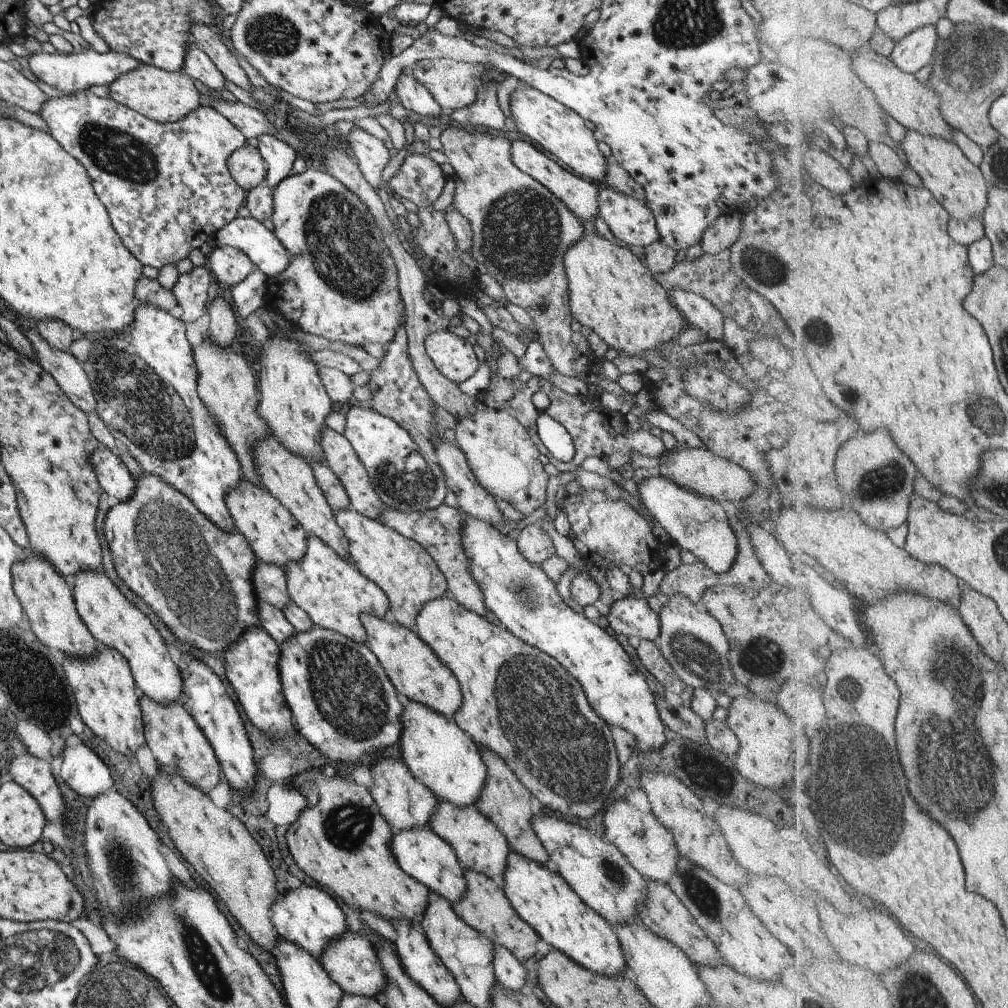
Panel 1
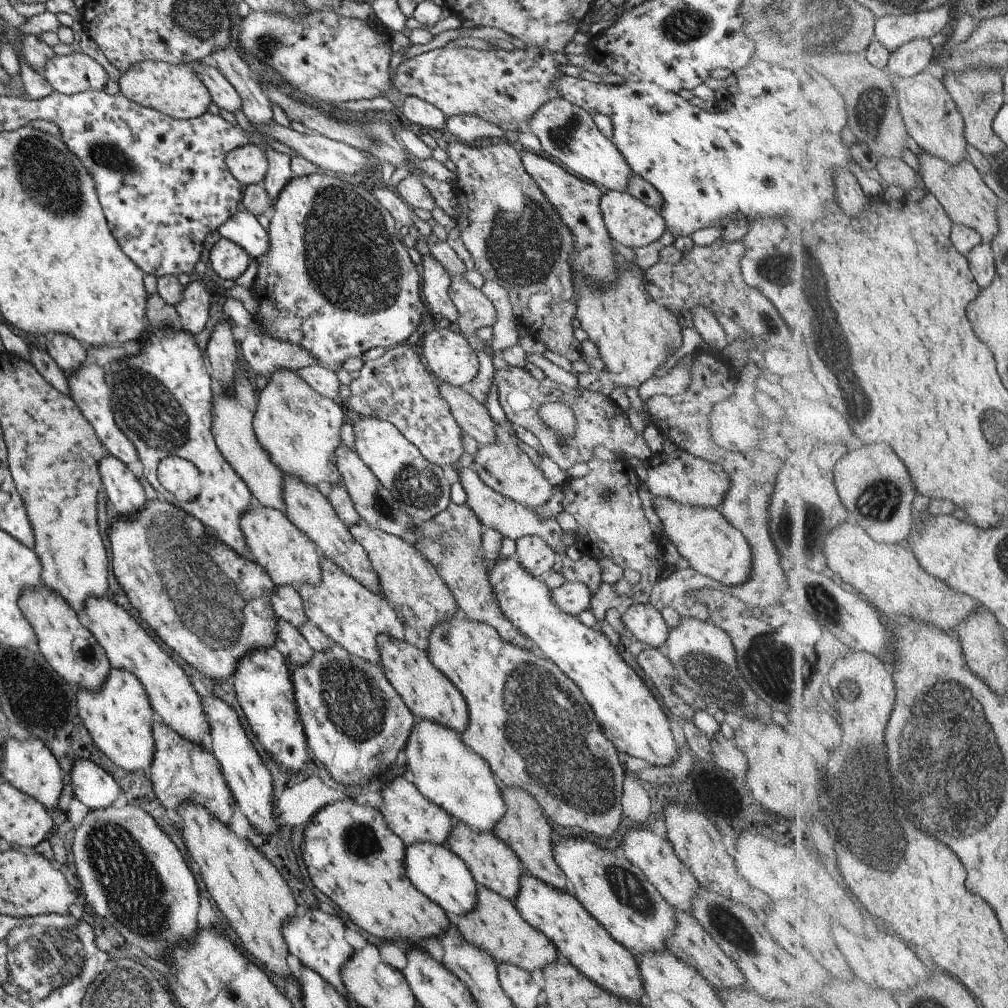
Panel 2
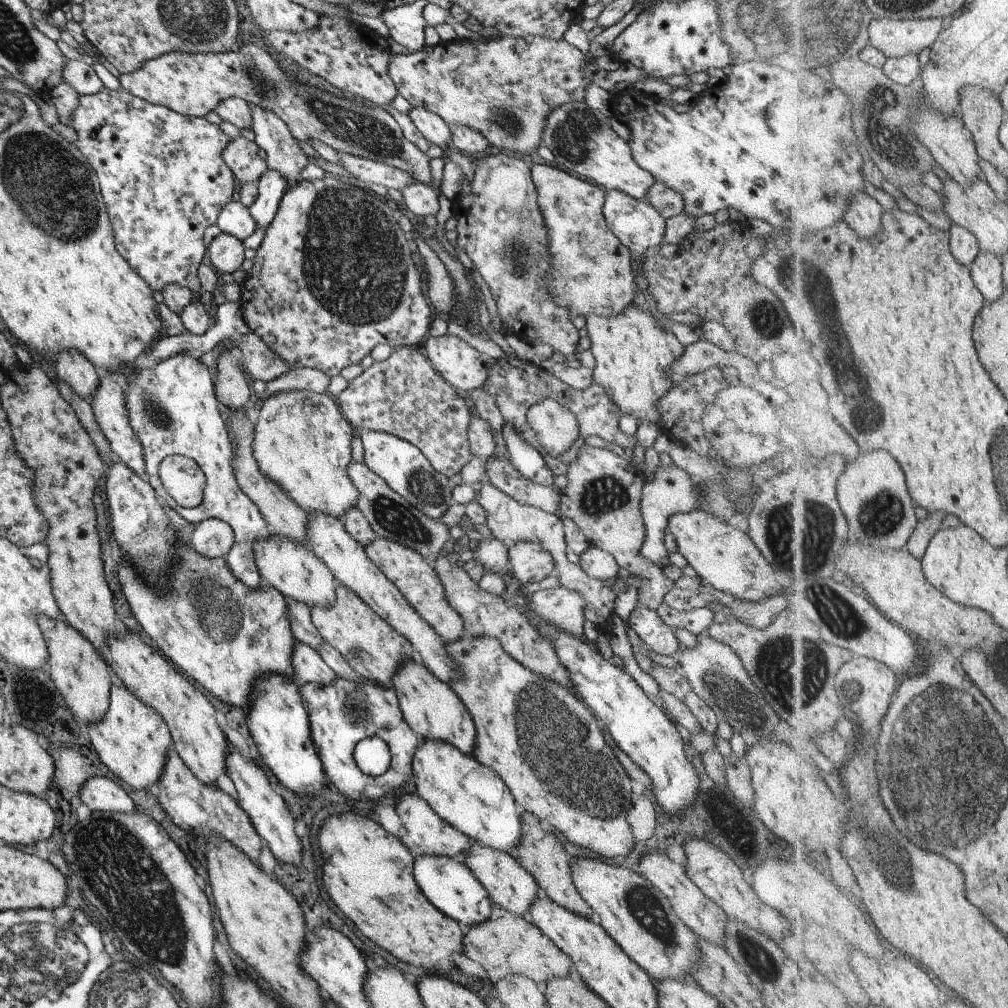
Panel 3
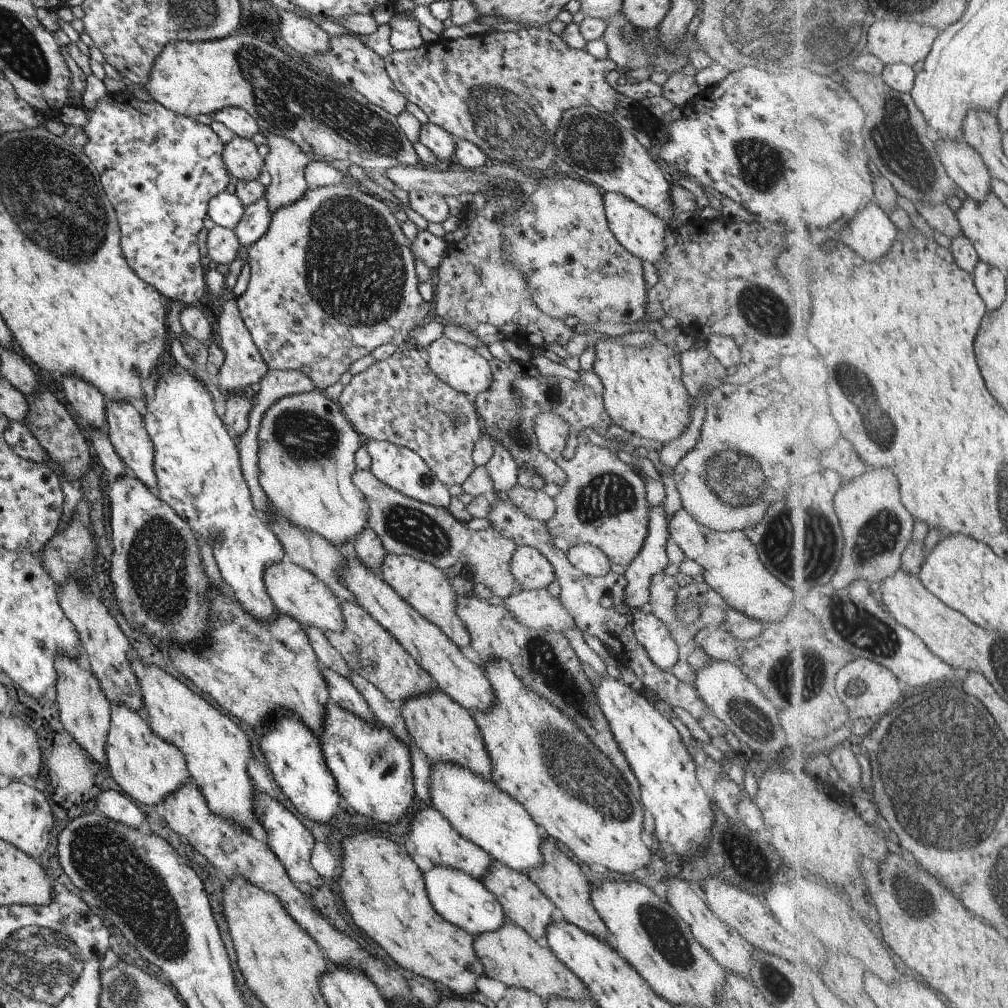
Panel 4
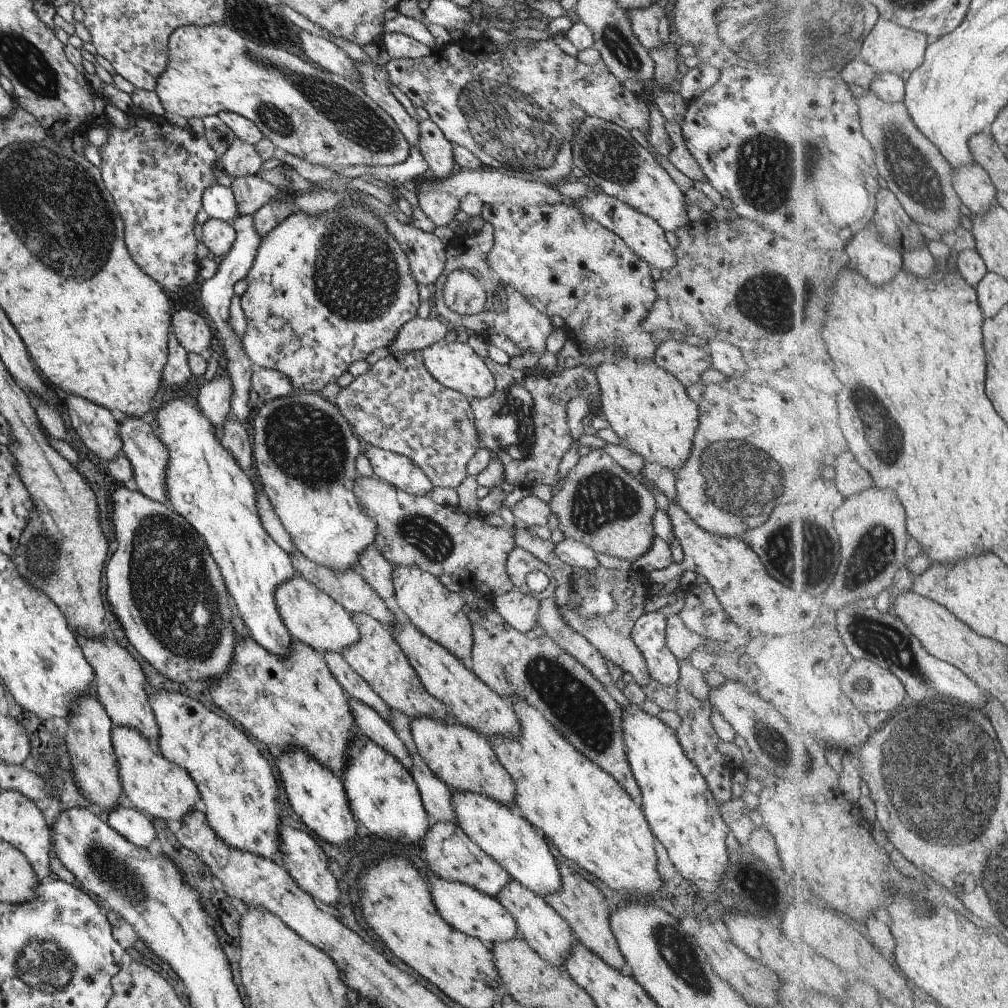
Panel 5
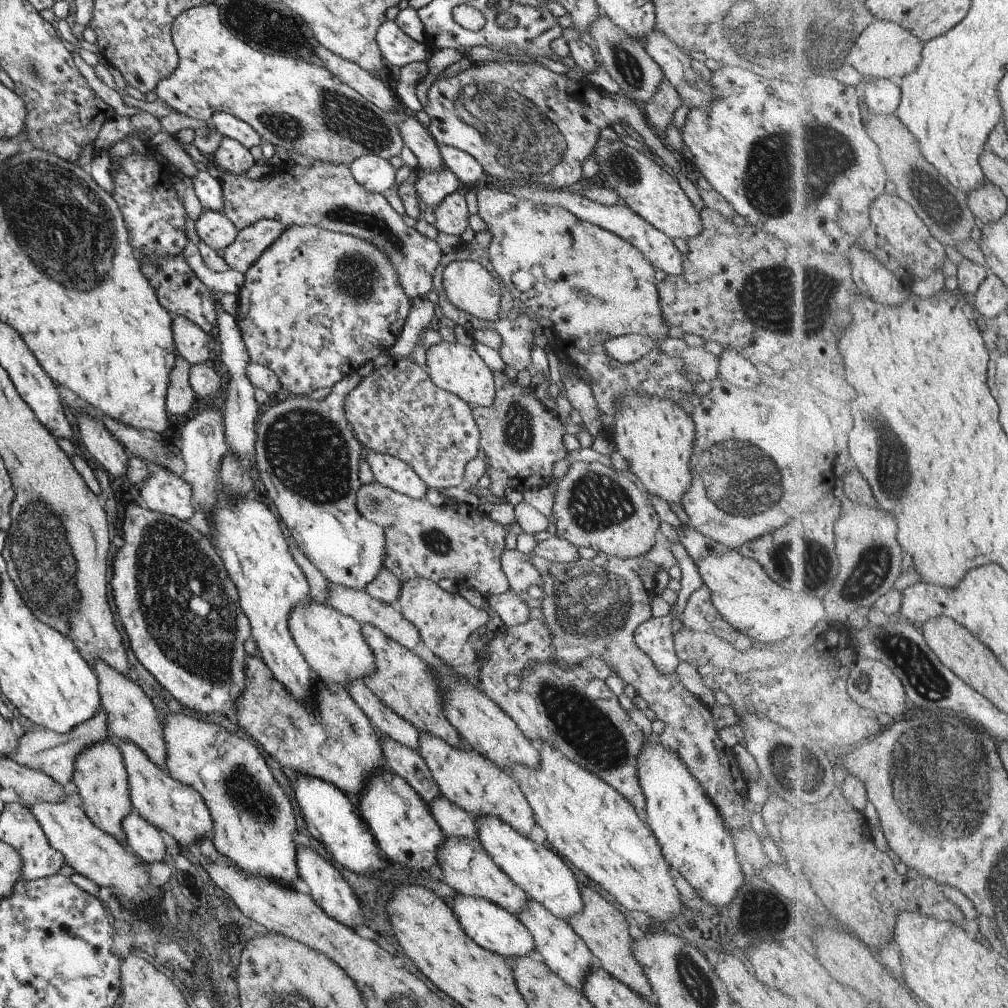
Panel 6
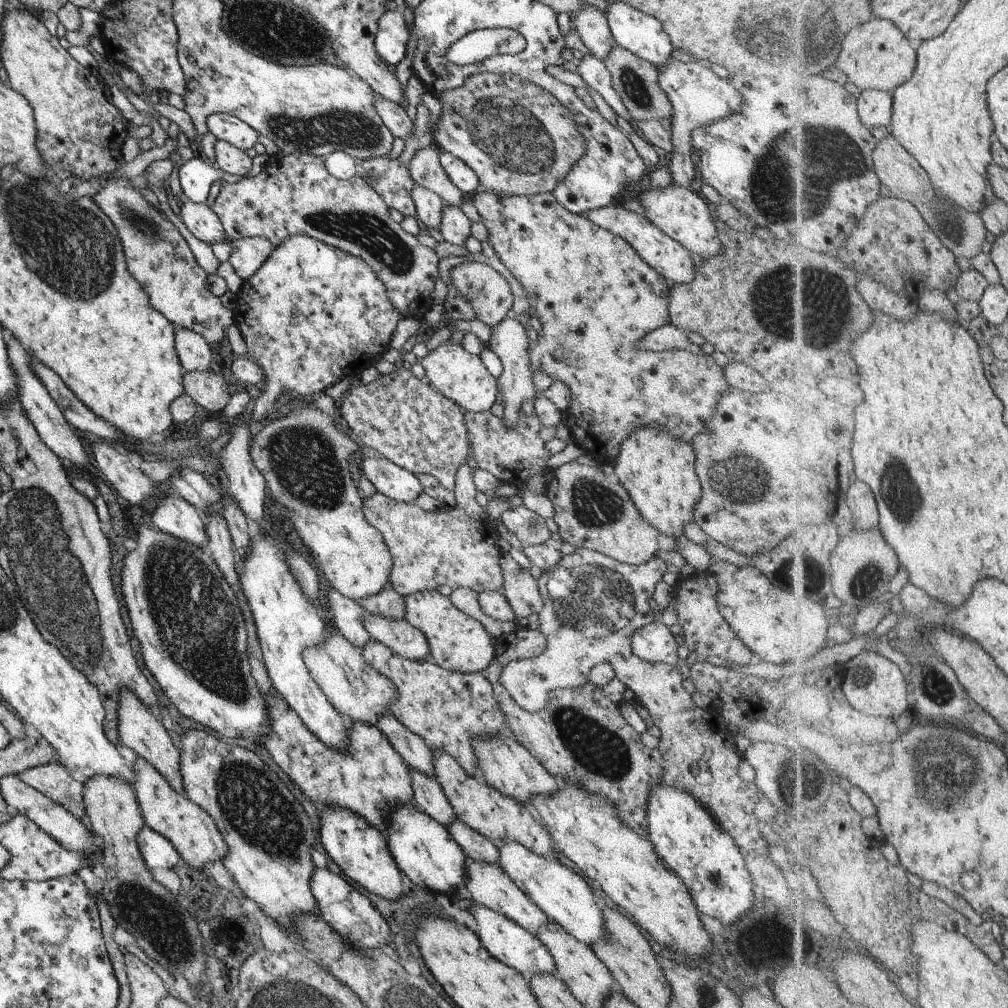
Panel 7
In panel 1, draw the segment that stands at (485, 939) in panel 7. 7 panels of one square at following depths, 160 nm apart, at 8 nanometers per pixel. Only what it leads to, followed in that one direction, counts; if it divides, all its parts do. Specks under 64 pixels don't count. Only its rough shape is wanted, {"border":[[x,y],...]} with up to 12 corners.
{"border":[[427,826],[392,833],[397,866],[450,903],[466,884],[453,849]]}

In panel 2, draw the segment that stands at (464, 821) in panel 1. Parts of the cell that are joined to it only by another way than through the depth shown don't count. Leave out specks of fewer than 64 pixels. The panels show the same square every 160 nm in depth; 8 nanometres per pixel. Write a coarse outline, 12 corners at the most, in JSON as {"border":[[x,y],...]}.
{"border":[[453,820],[445,846],[513,902],[523,868],[492,831]]}

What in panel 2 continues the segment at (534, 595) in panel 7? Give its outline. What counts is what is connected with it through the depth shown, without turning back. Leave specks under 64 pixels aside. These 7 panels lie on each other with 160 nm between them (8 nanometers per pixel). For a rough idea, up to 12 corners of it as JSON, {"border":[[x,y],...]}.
{"border":[[538,536],[515,539],[518,563],[534,577],[546,573],[555,553]]}

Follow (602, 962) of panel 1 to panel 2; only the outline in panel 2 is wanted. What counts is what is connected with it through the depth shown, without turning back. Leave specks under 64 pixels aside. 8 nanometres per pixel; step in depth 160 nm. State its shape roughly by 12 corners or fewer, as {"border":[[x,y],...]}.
{"border":[[522,874],[512,905],[582,975],[641,1002],[635,955],[570,891]]}

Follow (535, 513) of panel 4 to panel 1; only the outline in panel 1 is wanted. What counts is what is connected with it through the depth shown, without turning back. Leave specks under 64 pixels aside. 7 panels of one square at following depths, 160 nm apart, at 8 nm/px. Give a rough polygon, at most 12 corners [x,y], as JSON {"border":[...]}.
{"border":[[500,343],[488,387],[456,420],[458,449],[493,498],[531,514],[547,474],[505,409],[520,366]]}

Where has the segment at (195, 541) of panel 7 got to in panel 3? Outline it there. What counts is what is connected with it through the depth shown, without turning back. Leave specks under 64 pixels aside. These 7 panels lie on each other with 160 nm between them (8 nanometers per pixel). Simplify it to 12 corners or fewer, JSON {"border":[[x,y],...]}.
{"border":[[105,372],[90,407],[108,448],[136,475],[144,472],[121,388]]}

